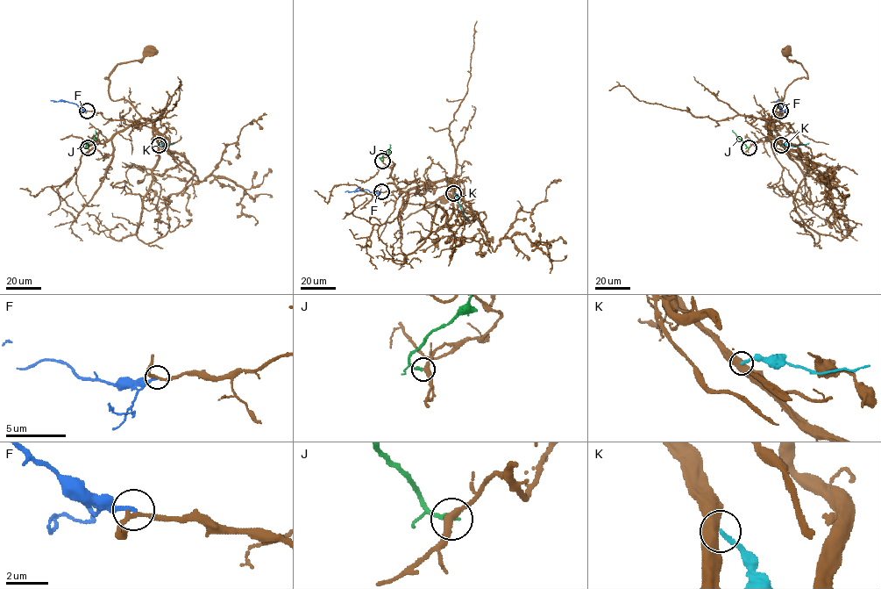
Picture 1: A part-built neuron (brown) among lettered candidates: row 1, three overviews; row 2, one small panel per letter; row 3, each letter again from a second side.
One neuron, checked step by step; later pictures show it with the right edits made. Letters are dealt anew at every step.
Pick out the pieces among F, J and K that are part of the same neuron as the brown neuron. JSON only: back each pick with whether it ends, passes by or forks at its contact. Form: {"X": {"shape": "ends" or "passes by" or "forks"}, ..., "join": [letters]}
{"join": []}

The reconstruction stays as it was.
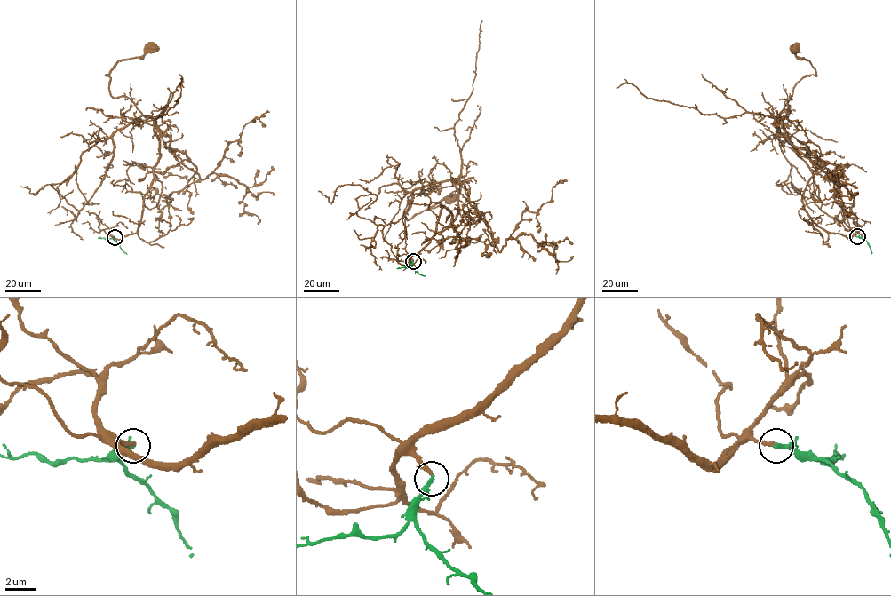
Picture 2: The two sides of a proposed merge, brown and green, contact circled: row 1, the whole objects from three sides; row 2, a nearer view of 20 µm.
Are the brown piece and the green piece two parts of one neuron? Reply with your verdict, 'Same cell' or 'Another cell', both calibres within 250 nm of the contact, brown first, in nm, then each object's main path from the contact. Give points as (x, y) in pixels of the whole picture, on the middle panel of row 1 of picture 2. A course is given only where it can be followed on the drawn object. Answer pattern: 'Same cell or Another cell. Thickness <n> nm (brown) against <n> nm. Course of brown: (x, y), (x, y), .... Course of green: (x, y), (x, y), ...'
Same cell. Thickness 280 nm (brown) against 300 nm. Course of brown: (413, 260), (442, 206), (456, 216), (457, 190), (450, 178), (408, 197), (407, 220), (449, 199). Course of green: (413, 261), (411, 267), (425, 275)

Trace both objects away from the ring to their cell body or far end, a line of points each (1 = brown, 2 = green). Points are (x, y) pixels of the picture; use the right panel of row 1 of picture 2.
1: (856, 236), (831, 233), (808, 214), (803, 193), (817, 166), (775, 125), (793, 88), (816, 75), (795, 48)
2: (857, 236), (869, 244), (871, 253)

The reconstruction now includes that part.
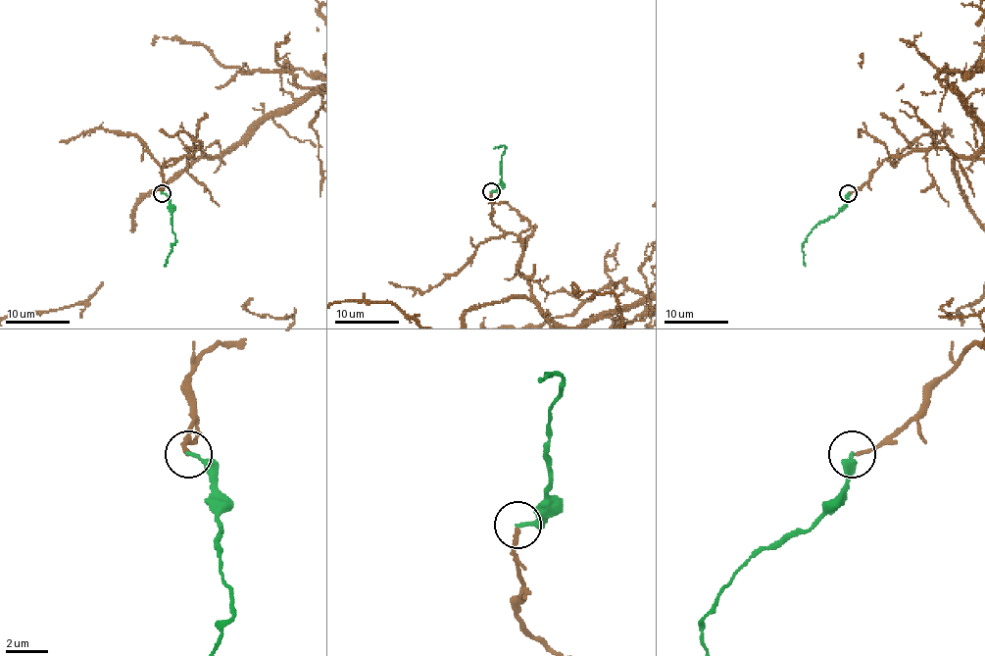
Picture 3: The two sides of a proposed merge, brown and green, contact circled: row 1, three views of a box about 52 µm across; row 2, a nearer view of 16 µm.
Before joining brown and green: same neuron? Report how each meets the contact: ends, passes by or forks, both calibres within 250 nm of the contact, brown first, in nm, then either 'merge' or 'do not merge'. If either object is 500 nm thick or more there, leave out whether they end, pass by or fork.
brown ends there; green ends there; 180 nm thick on the brown side, 170 nm on the other; do not merge

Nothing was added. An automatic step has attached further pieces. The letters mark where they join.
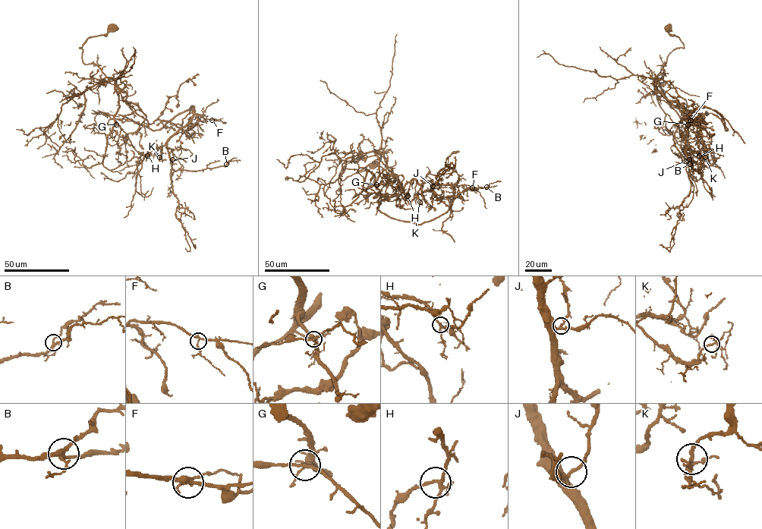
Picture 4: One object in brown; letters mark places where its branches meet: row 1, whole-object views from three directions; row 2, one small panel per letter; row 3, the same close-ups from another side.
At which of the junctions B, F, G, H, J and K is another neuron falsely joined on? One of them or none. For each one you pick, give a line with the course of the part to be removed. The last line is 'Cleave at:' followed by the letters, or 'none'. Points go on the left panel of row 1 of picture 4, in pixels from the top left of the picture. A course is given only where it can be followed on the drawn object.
G: (116, 124), (145, 155), (184, 127), (193, 107), (159, 129), (111, 111), (61, 122), (61, 128)
Cleave at: G

